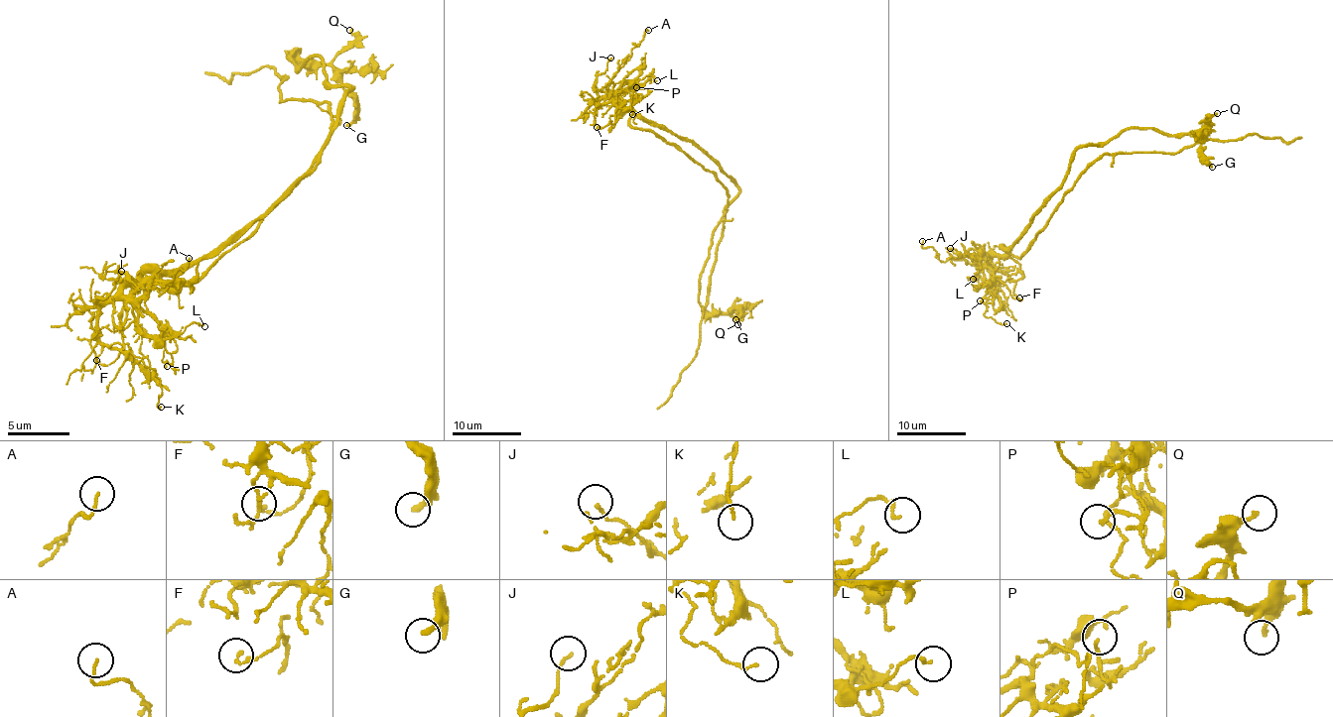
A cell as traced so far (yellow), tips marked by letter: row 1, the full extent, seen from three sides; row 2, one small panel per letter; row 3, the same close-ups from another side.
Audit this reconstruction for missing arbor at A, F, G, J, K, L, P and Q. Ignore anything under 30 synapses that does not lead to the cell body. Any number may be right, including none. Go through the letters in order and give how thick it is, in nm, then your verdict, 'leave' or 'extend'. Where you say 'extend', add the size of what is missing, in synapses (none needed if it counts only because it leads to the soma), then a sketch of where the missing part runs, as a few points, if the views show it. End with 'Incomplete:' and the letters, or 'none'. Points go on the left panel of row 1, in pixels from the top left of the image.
A: 100 nm | leave
F: 120 nm | leave
G: 280 nm | leave
J: 120 nm | leave
K: 110 nm | leave
L: 130 nm | leave
P: 110 nm | leave
Q: 200 nm | leave
Incomplete: none

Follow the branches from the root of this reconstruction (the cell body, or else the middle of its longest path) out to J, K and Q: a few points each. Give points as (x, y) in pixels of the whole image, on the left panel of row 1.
J: (164, 289), (155, 286), (158, 274), (145, 274), (96, 304), (121, 271)
K: (164, 289), (155, 286), (158, 274), (145, 274), (99, 316), (99, 341), (127, 347), (155, 372), (161, 407)
Q: (164, 289), (316, 166), (352, 88), (331, 85), (319, 58), (291, 60), (328, 63), (349, 30)

